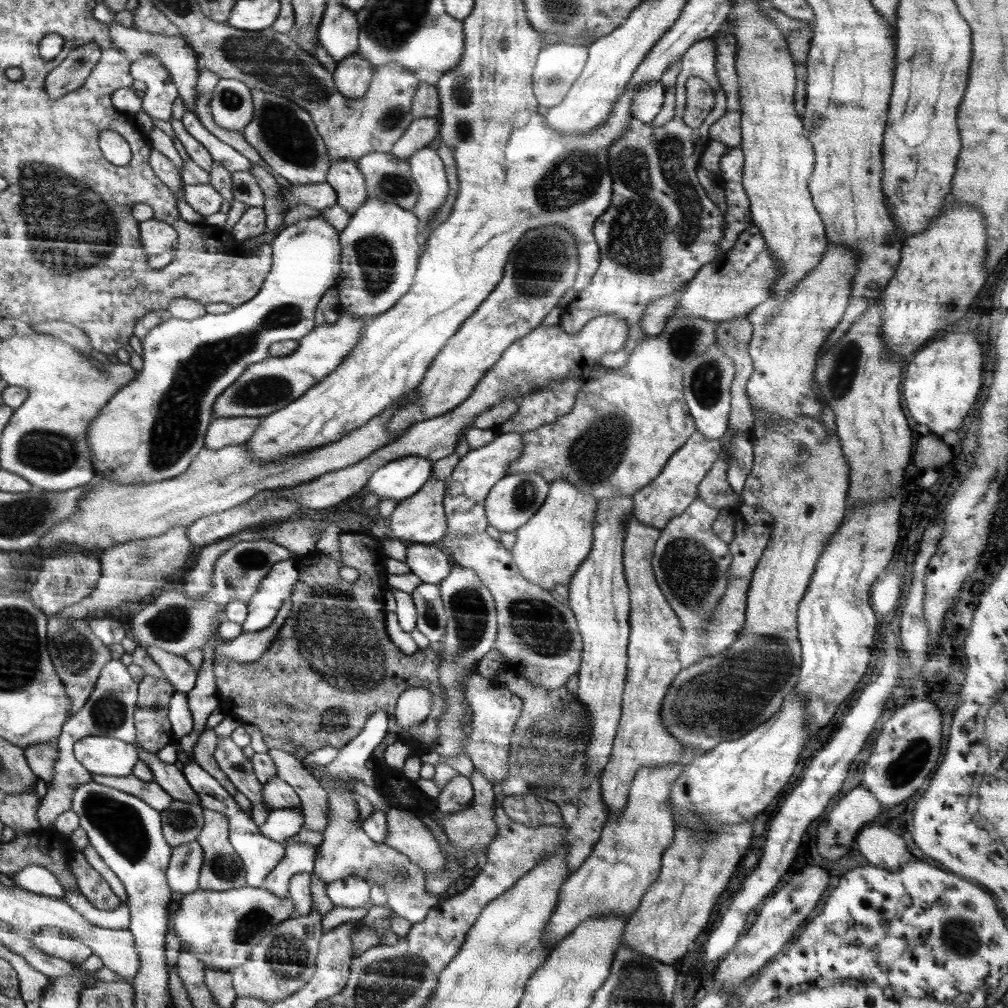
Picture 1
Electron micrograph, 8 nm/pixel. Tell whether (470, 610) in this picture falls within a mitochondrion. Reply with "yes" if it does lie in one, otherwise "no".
yes

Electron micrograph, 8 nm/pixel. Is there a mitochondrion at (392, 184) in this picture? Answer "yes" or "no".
yes

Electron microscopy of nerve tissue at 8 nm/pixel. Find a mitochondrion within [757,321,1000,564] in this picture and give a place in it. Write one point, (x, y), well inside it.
(842, 369)

